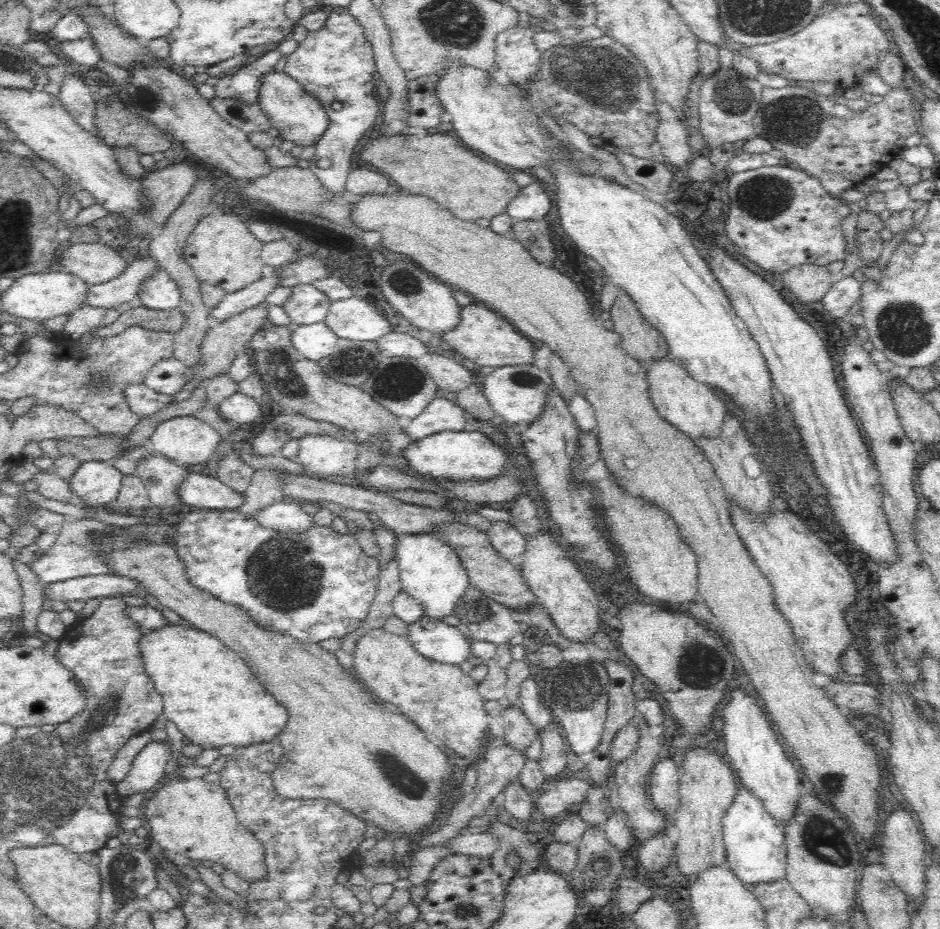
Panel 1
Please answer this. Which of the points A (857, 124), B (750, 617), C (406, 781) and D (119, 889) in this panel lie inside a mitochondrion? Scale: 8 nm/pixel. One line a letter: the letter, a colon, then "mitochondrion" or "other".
A: other
B: other
C: mitochondrion
D: mitochondrion

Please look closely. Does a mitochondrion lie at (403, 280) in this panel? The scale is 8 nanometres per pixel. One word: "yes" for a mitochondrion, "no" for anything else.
yes

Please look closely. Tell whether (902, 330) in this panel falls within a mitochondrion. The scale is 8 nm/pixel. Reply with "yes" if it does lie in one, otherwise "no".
yes

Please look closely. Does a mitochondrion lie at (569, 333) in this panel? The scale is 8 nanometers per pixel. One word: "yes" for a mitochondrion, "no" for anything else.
no

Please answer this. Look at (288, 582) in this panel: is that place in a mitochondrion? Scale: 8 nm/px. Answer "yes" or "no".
yes

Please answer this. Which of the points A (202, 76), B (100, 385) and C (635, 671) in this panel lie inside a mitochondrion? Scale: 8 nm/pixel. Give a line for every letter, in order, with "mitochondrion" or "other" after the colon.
A: other
B: mitochondrion
C: other

